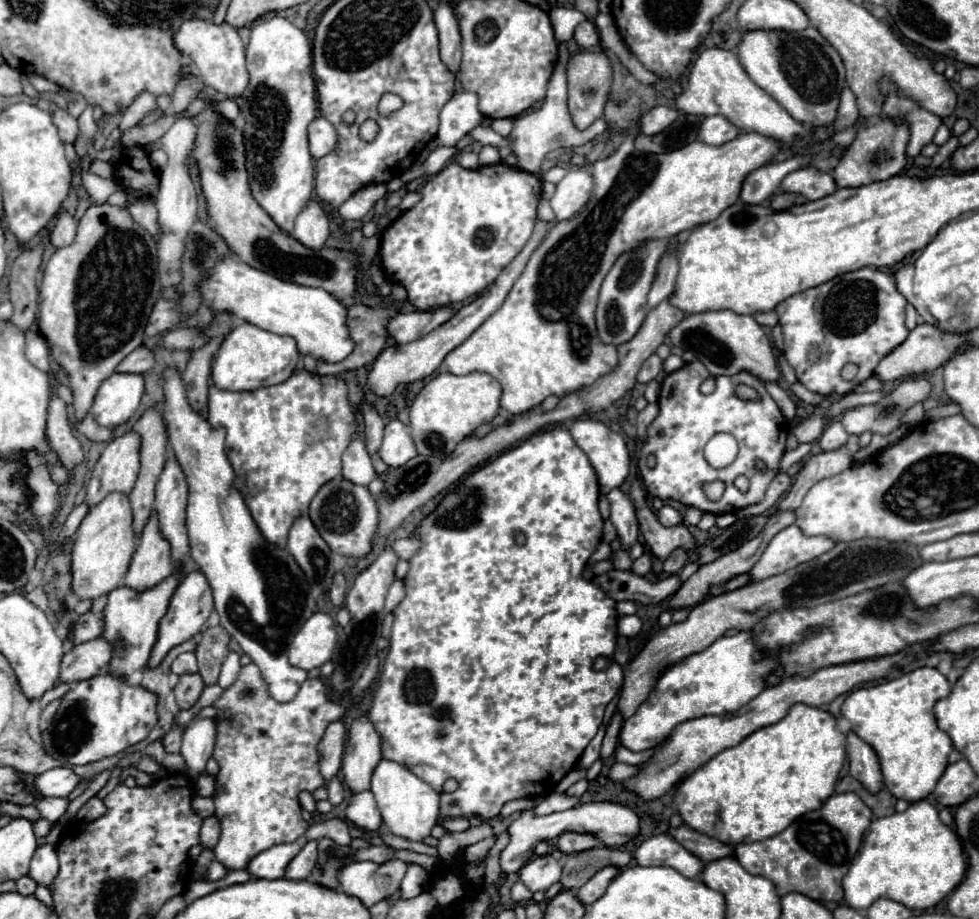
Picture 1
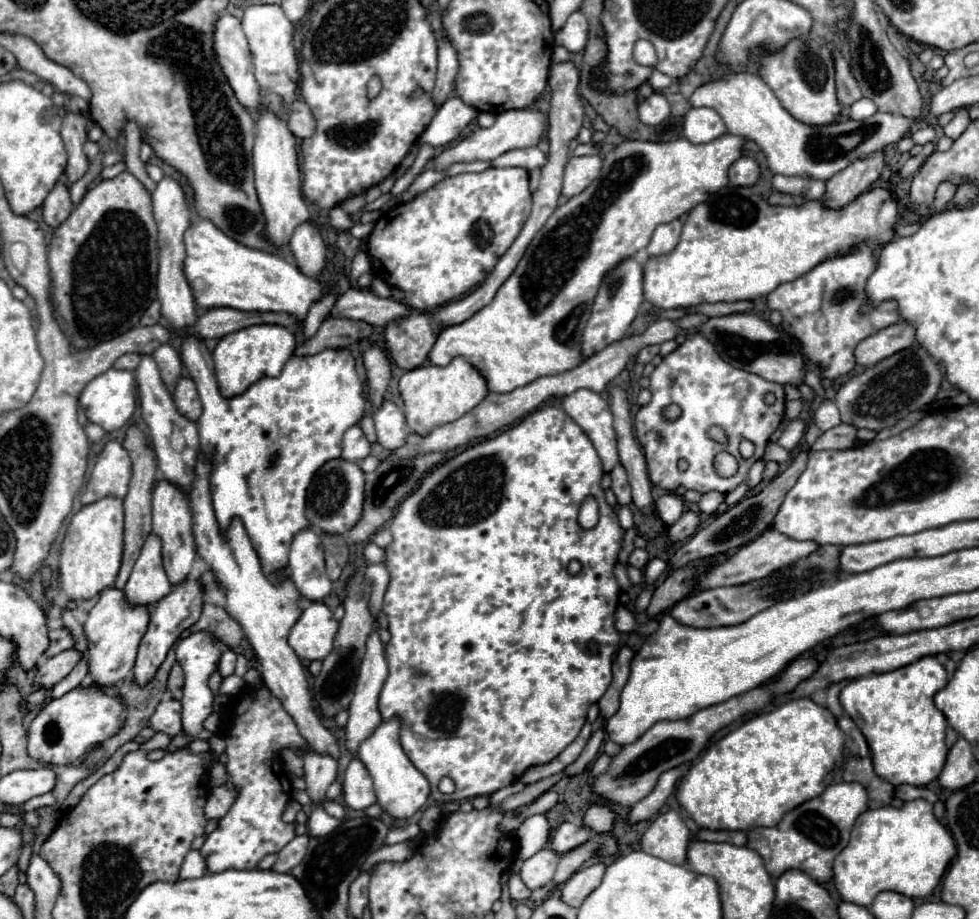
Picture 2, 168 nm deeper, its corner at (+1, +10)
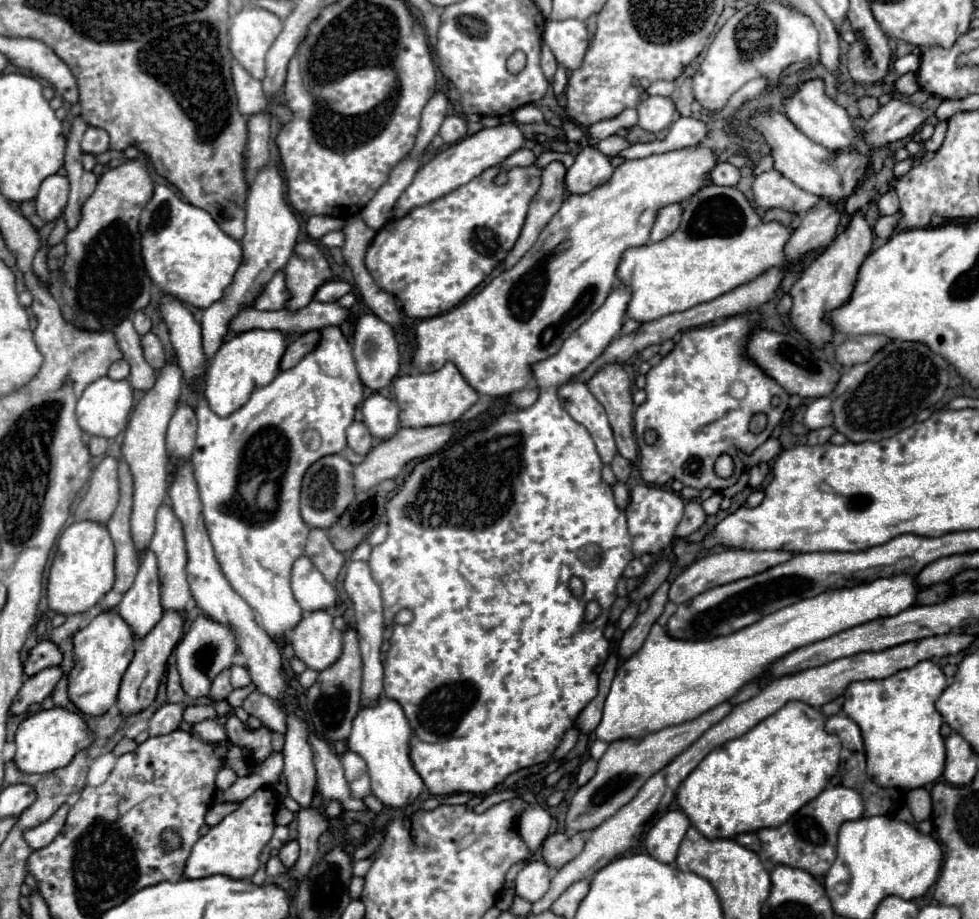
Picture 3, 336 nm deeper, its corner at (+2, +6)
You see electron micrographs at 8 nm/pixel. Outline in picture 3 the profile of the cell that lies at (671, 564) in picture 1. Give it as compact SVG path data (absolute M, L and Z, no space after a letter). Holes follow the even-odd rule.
M696 499L688 501L684 517L682 517L682 521L680 521L678 529L676 529L676 537L688 537L690 533L698 531L704 525L704 521L706 521L706 513L704 513L702 505Z

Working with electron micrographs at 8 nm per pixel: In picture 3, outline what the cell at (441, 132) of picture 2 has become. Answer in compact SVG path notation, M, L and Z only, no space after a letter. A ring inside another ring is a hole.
M450 115L440 127L440 135L446 143L456 143L466 137L466 119L462 115Z

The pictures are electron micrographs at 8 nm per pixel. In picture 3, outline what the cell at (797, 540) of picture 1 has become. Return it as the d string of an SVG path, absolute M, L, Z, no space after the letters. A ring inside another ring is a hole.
M726 549L726 551L720 551L720 553L712 553L712 555L706 555L702 559L698 559L696 563L692 563L690 567L686 567L670 585L670 591L668 591L668 599L674 601L676 605L684 603L684 601L690 601L692 597L716 587L716 585L726 585L726 583L732 583L732 581L738 581L738 579L744 579L744 577L752 577L756 573L762 573L764 569L770 569L774 565L780 565L784 561L788 561L792 557L792 553L786 553L786 551L734 551L734 549Z

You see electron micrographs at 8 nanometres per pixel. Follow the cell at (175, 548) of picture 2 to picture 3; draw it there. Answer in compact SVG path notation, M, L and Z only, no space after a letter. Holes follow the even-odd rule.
M162 505L158 509L156 515L156 531L154 537L150 541L148 547L158 561L158 575L160 575L160 593L162 593L162 607L164 611L176 611L176 613L184 613L186 611L186 603L190 601L190 589L188 589L188 581L186 581L186 545L184 545L184 533L182 533L182 525L176 519L176 515L172 513L172 509L168 505Z

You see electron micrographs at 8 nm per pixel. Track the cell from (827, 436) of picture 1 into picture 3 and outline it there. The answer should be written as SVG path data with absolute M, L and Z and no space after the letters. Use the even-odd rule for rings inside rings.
M822 397L822 399L814 399L806 413L804 413L804 425L808 429L822 429L822 427L828 427L832 425L832 409L830 409L832 401L828 397Z

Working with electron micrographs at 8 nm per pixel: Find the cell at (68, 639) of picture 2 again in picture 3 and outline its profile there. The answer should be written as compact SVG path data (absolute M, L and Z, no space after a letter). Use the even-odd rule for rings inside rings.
M44 639L30 651L30 655L28 655L26 663L24 663L24 675L32 677L42 669L60 665L60 661L62 661L62 651L58 649L58 645Z

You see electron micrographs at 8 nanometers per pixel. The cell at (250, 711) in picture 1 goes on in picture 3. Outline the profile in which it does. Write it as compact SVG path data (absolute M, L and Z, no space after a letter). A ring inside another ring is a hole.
M266 787L244 799L234 813L226 815L218 825L210 827L210 831L198 839L198 843L192 847L190 857L186 859L184 877L202 879L210 875L226 875L232 879L250 879L258 871L260 853L274 833L276 805L278 801L274 793Z

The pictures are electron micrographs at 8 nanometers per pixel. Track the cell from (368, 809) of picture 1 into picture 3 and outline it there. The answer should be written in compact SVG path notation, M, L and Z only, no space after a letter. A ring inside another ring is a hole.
M346 751L342 755L342 765L344 765L344 775L348 779L352 795L358 799L364 799L366 795L370 795L370 777L368 777L364 759L354 751Z

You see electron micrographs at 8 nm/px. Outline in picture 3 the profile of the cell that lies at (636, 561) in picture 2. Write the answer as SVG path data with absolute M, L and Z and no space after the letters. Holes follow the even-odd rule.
M632 559L624 569L624 577L642 577L644 573L646 573L646 567L642 565L640 559Z

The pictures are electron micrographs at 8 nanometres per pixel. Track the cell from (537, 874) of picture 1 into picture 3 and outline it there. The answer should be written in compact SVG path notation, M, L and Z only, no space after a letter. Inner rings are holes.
M530 861L516 877L516 895L534 903L538 901L550 885L550 869L544 861Z

